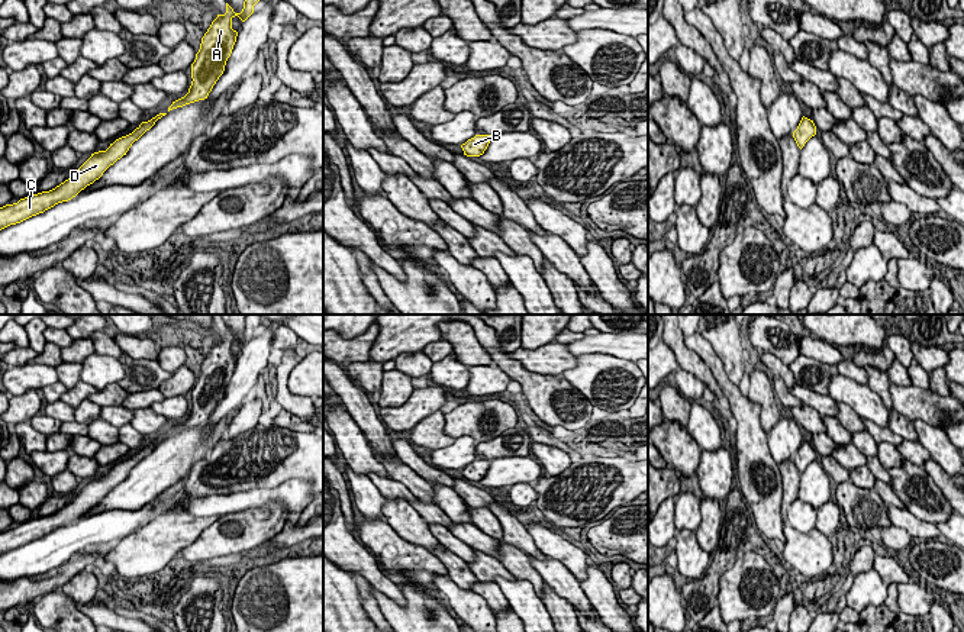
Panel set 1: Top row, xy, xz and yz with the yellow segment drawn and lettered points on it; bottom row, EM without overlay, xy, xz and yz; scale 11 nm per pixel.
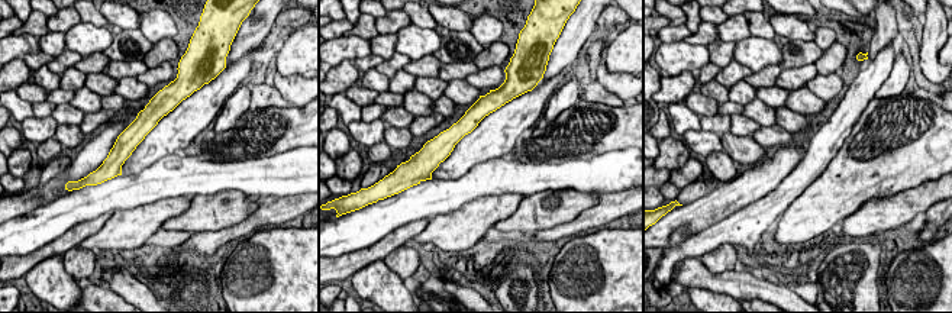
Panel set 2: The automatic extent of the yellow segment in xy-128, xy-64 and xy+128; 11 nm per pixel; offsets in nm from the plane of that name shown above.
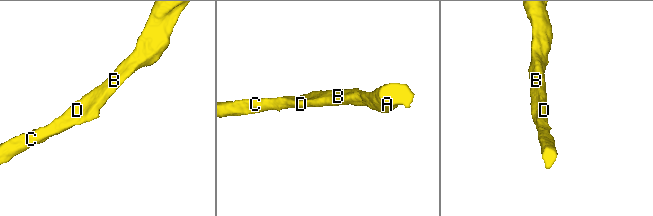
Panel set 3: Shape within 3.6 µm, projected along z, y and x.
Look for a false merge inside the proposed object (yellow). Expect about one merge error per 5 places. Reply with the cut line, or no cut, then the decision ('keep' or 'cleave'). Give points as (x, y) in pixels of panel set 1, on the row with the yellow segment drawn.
no cut | keep

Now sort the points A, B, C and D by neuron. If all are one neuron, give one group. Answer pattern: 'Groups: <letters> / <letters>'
Groups: A B C D

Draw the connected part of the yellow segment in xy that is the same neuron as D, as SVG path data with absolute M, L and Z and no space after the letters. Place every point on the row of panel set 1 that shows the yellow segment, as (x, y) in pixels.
M159 113L148 122L142 122L132 133L110 144L106 151L91 154L91 157L72 174L71 178L65 180L55 188L38 194L29 194L17 203L0 207L0 230L75 197L87 186L99 180L110 165L126 155L132 144L165 115L167 113Z

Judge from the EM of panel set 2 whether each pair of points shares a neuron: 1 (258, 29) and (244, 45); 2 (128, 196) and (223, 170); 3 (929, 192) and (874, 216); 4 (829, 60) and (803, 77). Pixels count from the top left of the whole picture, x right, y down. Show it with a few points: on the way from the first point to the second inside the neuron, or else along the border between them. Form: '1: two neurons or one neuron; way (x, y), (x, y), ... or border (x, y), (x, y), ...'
1: one neuron; way (254, 34), (247, 41)
2: one neuron; way (151, 184), (167, 177), (200, 177)
3: one neuron; way (916, 200), (887, 215)
4: two neurons; border (783, 70), (813, 64), (819, 73)

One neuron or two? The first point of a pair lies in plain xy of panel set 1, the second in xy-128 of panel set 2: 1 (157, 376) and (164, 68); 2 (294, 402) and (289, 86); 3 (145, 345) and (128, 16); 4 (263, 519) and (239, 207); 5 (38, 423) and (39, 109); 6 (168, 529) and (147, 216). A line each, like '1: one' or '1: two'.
1: two
2: one
3: one
4: one
5: two
6: one

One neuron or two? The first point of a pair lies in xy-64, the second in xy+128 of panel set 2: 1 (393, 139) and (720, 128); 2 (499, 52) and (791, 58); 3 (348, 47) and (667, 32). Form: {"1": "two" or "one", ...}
{"1": "two", "2": "one", "3": "two"}

